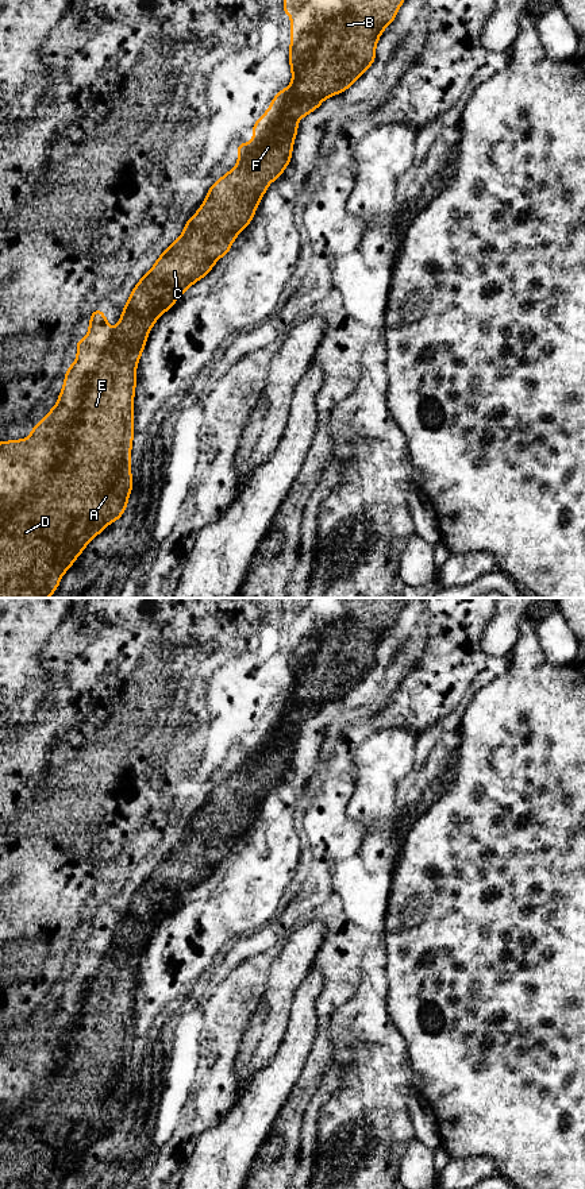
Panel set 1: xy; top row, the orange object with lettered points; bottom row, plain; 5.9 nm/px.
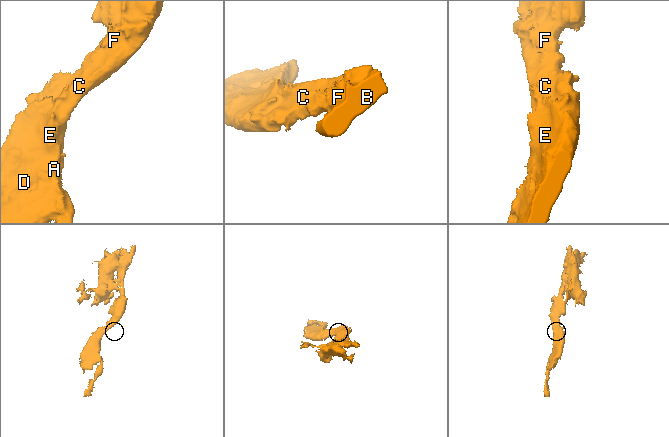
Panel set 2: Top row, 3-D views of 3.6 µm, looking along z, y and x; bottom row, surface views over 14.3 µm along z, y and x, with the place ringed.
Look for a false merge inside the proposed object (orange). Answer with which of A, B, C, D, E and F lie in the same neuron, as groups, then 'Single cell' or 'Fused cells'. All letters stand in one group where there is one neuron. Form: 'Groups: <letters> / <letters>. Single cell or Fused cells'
Groups: A B C D E F. Single cell

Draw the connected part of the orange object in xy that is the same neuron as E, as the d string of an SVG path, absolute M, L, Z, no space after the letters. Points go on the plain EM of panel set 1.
M284 598L282 618L290 619L292 687L273 702L269 714L253 727L253 746L238 748L238 769L208 795L199 815L185 826L182 839L170 848L132 893L119 929L108 933L100 912L91 918L89 939L77 945L76 966L66 973L58 1007L32 1031L27 1045L0 1046L0 1189L59 1189L74 1165L109 1128L122 1123L132 1097L131 1054L138 965L155 926L213 869L230 857L235 842L251 827L272 785L290 768L299 725L327 702L347 695L374 668L382 636L395 626L407 598Z

